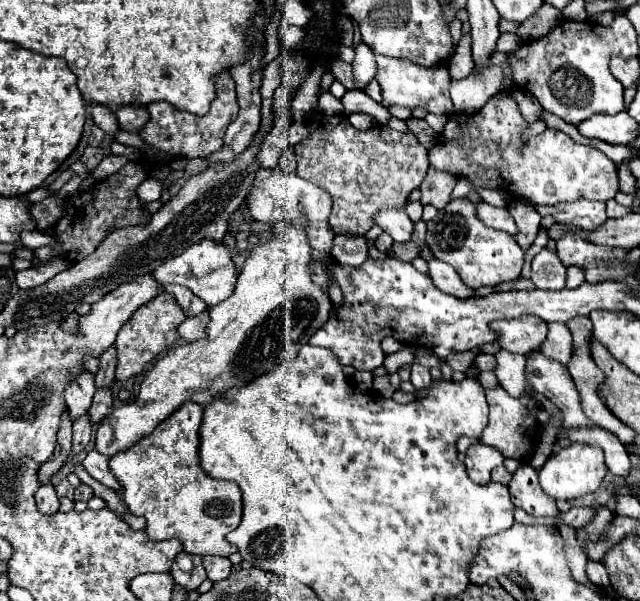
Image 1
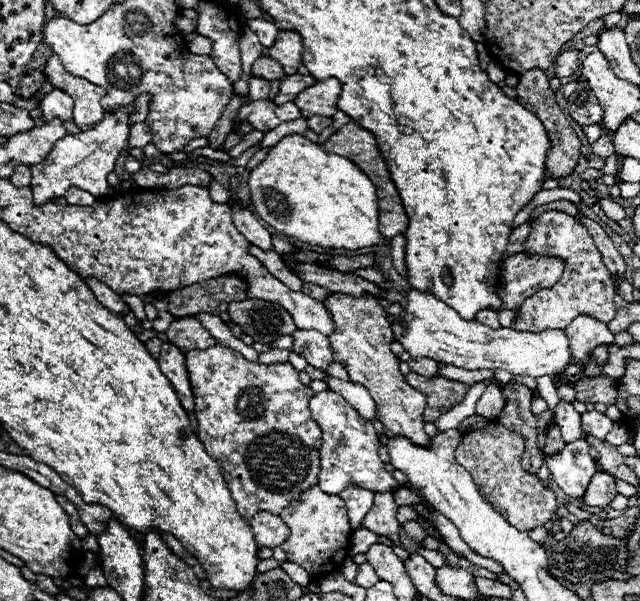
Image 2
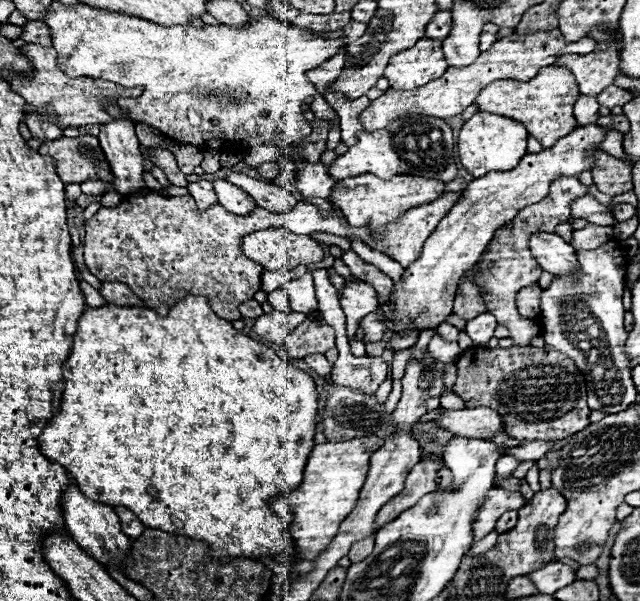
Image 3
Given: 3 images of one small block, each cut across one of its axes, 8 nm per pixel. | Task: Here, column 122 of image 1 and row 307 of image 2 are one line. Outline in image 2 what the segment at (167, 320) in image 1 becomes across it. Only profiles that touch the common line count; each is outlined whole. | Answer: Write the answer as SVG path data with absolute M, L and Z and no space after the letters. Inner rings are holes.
M332 294L326 296L322 302L326 304L326 308L330 308L330 316L334 320L334 332L328 336L334 360L346 368L350 382L368 388L370 396L378 406L378 420L388 430L386 436L406 436L418 446L428 446L430 436L422 430L422 412L426 408L426 398L422 392L414 390L398 370L400 360L390 350L394 334L382 306L370 294L364 294L360 298Z

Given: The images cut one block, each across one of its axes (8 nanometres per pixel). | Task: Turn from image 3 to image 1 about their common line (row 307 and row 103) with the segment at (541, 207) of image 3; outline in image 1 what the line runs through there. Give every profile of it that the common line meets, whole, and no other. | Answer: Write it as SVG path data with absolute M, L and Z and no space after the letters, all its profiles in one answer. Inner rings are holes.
M508 94L492 96L476 114L452 114L450 118L456 120L446 122L442 134L438 136L438 142L428 150L428 162L432 168L448 172L458 180L466 180L474 188L504 190L512 198L526 200L532 206L552 206L558 202L574 202L580 198L606 202L614 198L618 192L618 170L606 154L590 146L578 144L568 134L552 128L538 136L524 138L530 124L524 120L516 102Z

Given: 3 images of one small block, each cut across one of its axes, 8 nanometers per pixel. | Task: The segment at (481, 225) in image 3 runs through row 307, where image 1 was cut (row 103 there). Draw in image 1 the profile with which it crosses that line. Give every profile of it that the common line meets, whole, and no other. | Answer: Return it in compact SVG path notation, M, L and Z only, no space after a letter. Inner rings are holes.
M376 56L378 62L378 74L376 80L382 88L382 98L384 104L398 104L406 108L422 108L432 114L452 114L454 106L448 94L448 82L450 74L446 66L434 66L432 70L418 66L416 62L400 60L400 58L388 58L388 56Z

